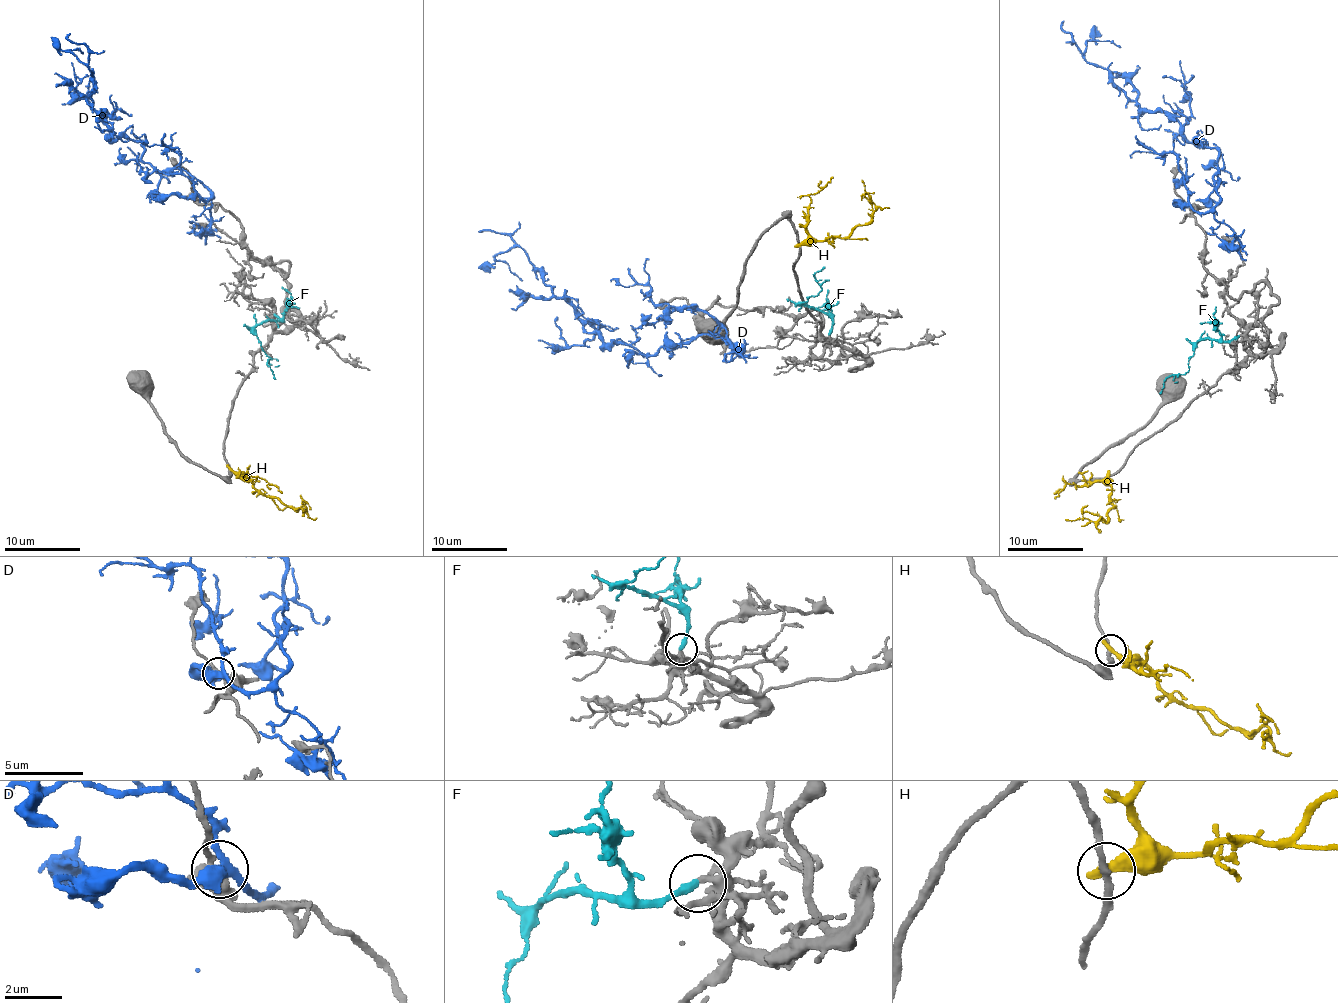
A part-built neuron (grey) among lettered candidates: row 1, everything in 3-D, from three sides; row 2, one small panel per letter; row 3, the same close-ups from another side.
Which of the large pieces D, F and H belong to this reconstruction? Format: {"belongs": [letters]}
{"belongs": ["F"]}

